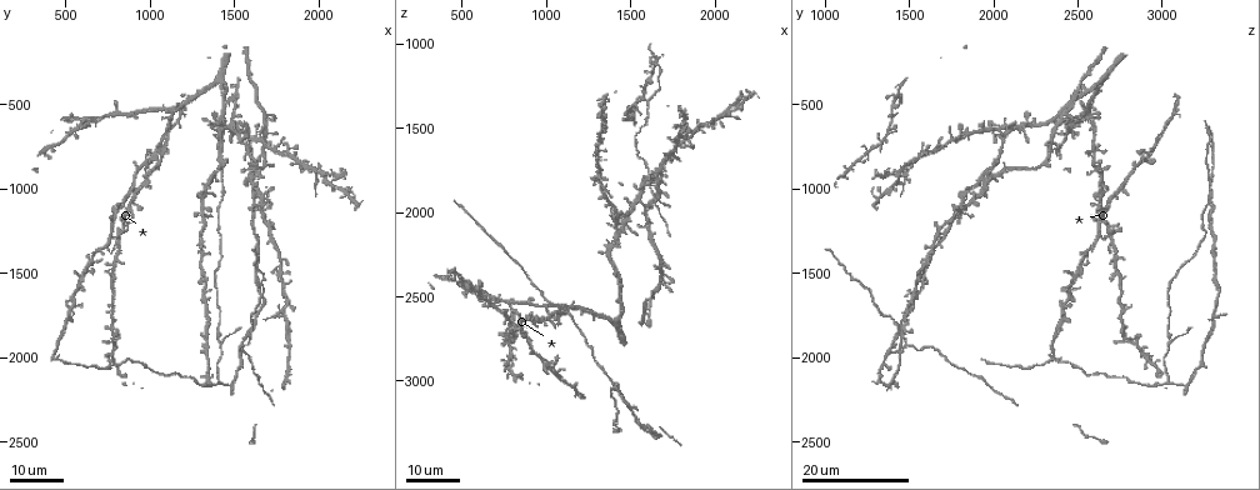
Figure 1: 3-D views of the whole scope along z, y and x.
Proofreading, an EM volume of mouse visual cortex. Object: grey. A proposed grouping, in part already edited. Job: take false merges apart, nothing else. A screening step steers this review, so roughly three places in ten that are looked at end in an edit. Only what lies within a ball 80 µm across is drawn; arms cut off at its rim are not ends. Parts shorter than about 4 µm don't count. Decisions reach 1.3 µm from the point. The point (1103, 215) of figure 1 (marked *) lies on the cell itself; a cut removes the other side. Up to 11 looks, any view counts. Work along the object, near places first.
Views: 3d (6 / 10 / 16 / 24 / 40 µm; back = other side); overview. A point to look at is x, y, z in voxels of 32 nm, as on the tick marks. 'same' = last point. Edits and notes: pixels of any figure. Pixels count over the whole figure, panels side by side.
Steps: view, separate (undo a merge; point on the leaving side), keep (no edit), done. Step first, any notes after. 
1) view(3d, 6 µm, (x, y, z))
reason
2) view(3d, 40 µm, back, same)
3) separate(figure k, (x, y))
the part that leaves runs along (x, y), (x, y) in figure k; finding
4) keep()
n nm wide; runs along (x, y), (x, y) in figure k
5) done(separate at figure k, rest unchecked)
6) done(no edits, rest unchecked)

view(3d, 16 µm, (540, 1680, 2440))
sudden change in width

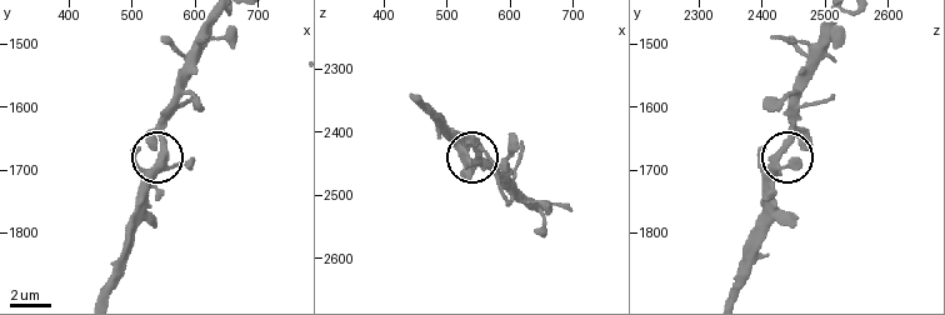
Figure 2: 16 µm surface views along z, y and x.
view(3d, 10 µm, (550, 1675, 2425))

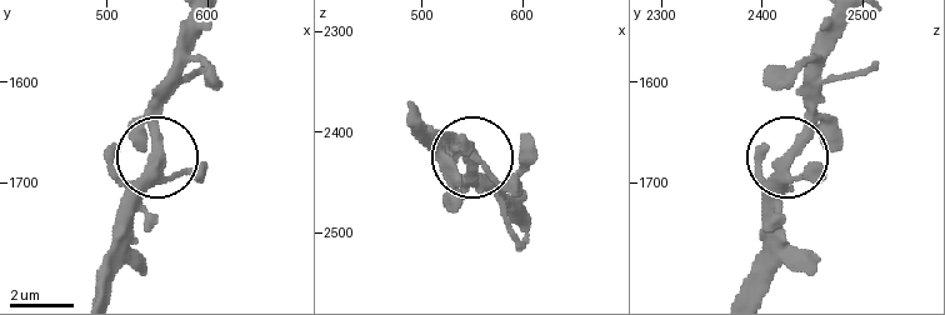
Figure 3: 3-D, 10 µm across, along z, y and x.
keep()
320 nm wide; runs along (845, 23), (824, 64), (784, 193), (764, 214) in figure 3; continuous, no second cell

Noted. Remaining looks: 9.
view(3d, 24 µm, (1440, 1900, 3040))

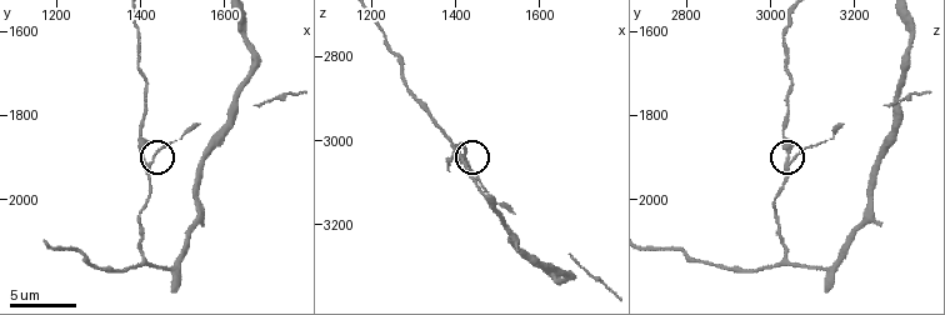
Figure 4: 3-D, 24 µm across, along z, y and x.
view(3d, 10 µm, (1430, 1910, 3050))
zoom in

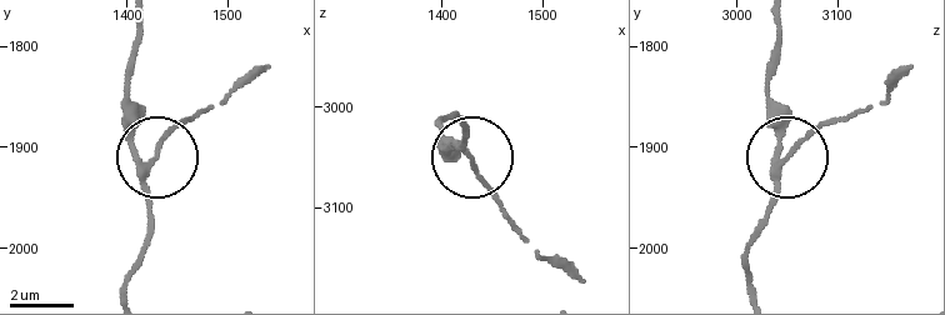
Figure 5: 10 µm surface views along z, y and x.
keep()
side arm 7 µm; runs along (139, 20), (131, 69), (139, 149), (153, 158), (200, 111) in figure 5; all the same cell

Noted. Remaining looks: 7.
view(3d, 16 µm, (1520, 1960, 1560))
thick turns thin

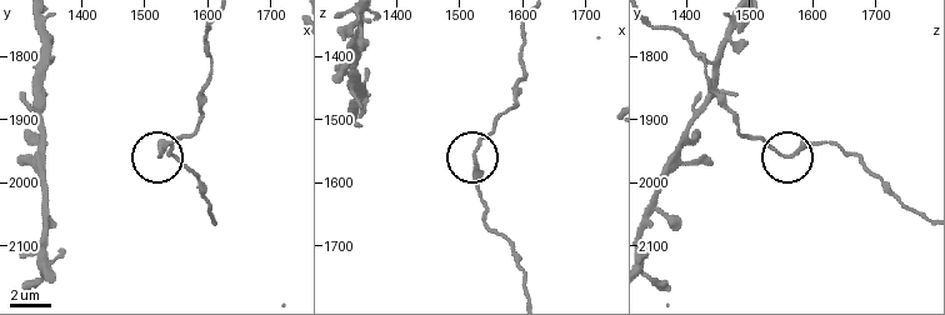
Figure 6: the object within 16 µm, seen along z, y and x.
view(3d, 6 µm, (1530, 1955, 1550))
closer look

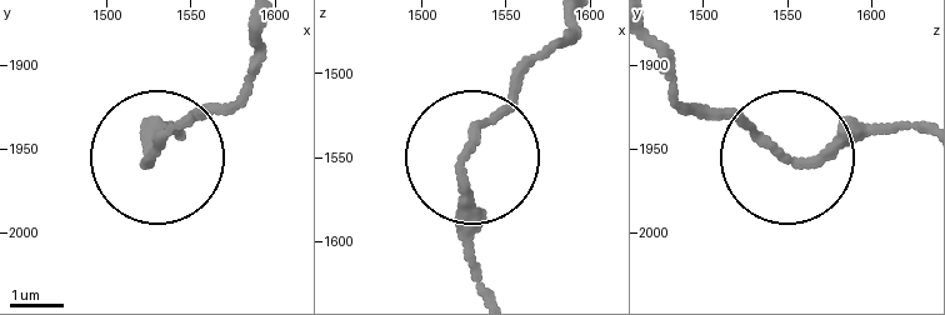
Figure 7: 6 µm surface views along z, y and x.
keep()
one cell here

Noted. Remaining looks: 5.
view(3d, 16 µm, (1520, 680, 1380))
side arm on a straight run

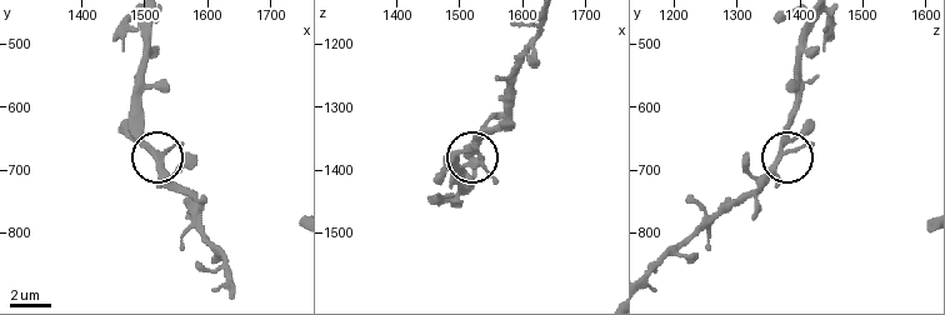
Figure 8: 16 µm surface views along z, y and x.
view(3d, 6 µm, (1515, 680, 1370))
zoom in

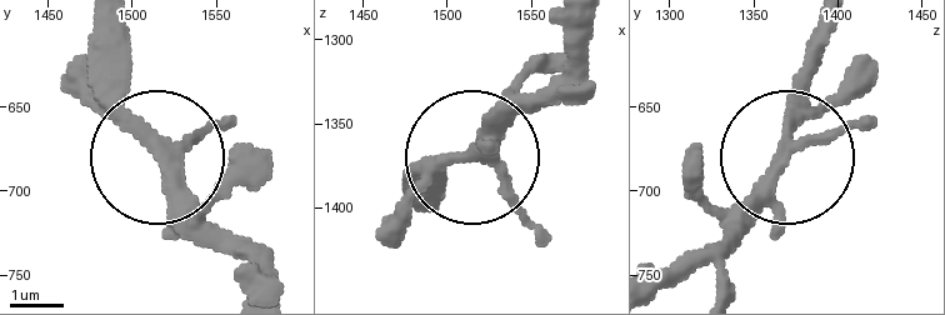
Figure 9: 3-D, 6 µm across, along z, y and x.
keep()
240 nm wide; one cell here

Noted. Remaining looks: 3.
view(3d, 16 µm, (1820, 780, 1580))
four or more arms meet

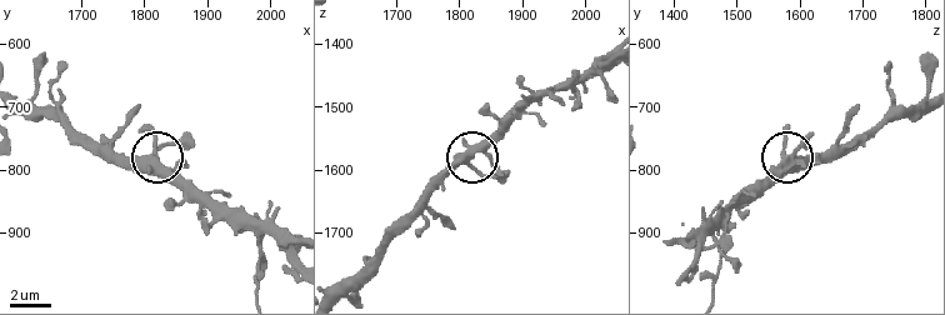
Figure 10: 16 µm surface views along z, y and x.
view(3d, 6 µm, (1820, 785, 1575))

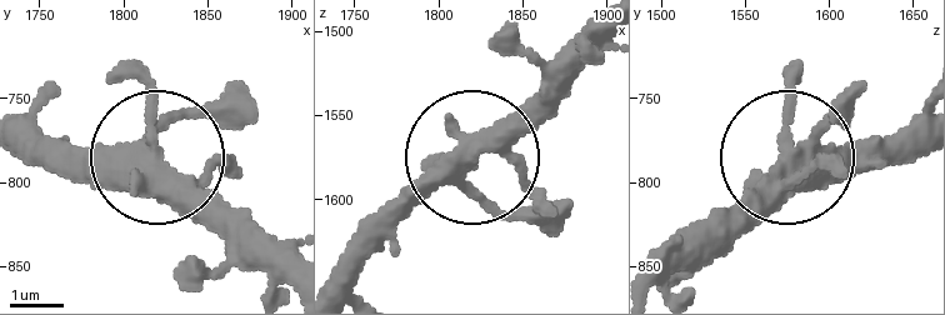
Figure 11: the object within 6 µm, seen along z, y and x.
keep()
5 arms; runs along (28, 116), (90, 151), (158, 156), (260, 255) in figure 11; one cell here

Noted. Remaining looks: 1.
done(no edits, rest unchecked)

